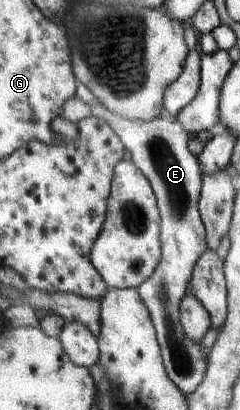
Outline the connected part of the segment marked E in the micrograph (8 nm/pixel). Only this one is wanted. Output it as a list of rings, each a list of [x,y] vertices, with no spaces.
[[[82,83],[78,84],[76,97],[88,104],[91,114],[103,118],[119,135],[125,148],[130,150],[131,161],[152,180],[151,187],[156,188],[160,196],[160,210],[164,212],[164,264],[156,269],[156,276],[142,284],[138,289],[143,303],[151,313],[151,320],[158,334],[159,347],[163,364],[168,364],[168,376],[180,384],[182,392],[192,394],[206,378],[209,352],[200,341],[194,342],[183,331],[182,314],[179,308],[188,295],[194,268],[199,258],[206,252],[207,234],[202,242],[202,226],[198,214],[198,196],[200,194],[199,160],[188,150],[188,131],[165,110],[154,120],[133,121],[111,113],[95,94]]]

